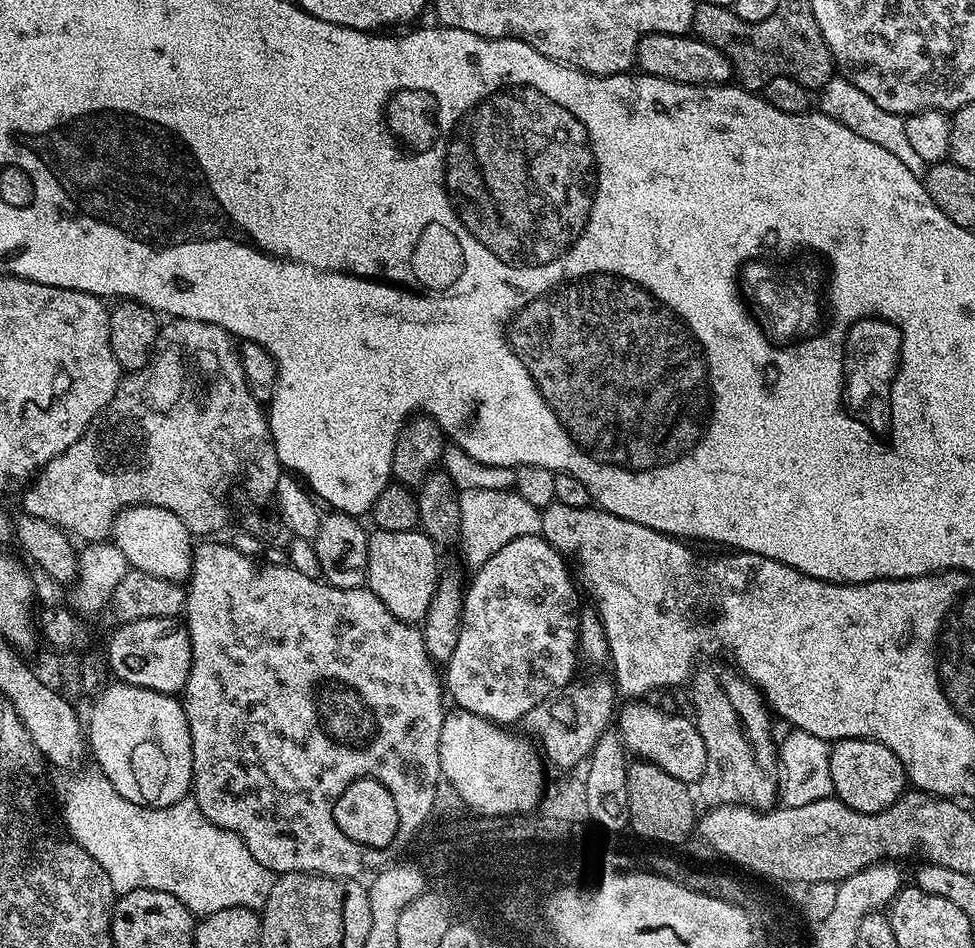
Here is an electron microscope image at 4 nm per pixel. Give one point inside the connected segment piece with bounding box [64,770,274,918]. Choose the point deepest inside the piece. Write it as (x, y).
(176, 849)

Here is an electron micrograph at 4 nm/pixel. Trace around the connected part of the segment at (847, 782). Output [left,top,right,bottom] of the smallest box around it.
[830,740,906,814]

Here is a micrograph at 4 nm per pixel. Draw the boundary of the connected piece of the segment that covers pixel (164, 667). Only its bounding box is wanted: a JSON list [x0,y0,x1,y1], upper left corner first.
[106,616,192,696]

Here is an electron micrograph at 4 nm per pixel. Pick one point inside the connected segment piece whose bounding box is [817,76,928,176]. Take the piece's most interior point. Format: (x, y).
(840, 99)

